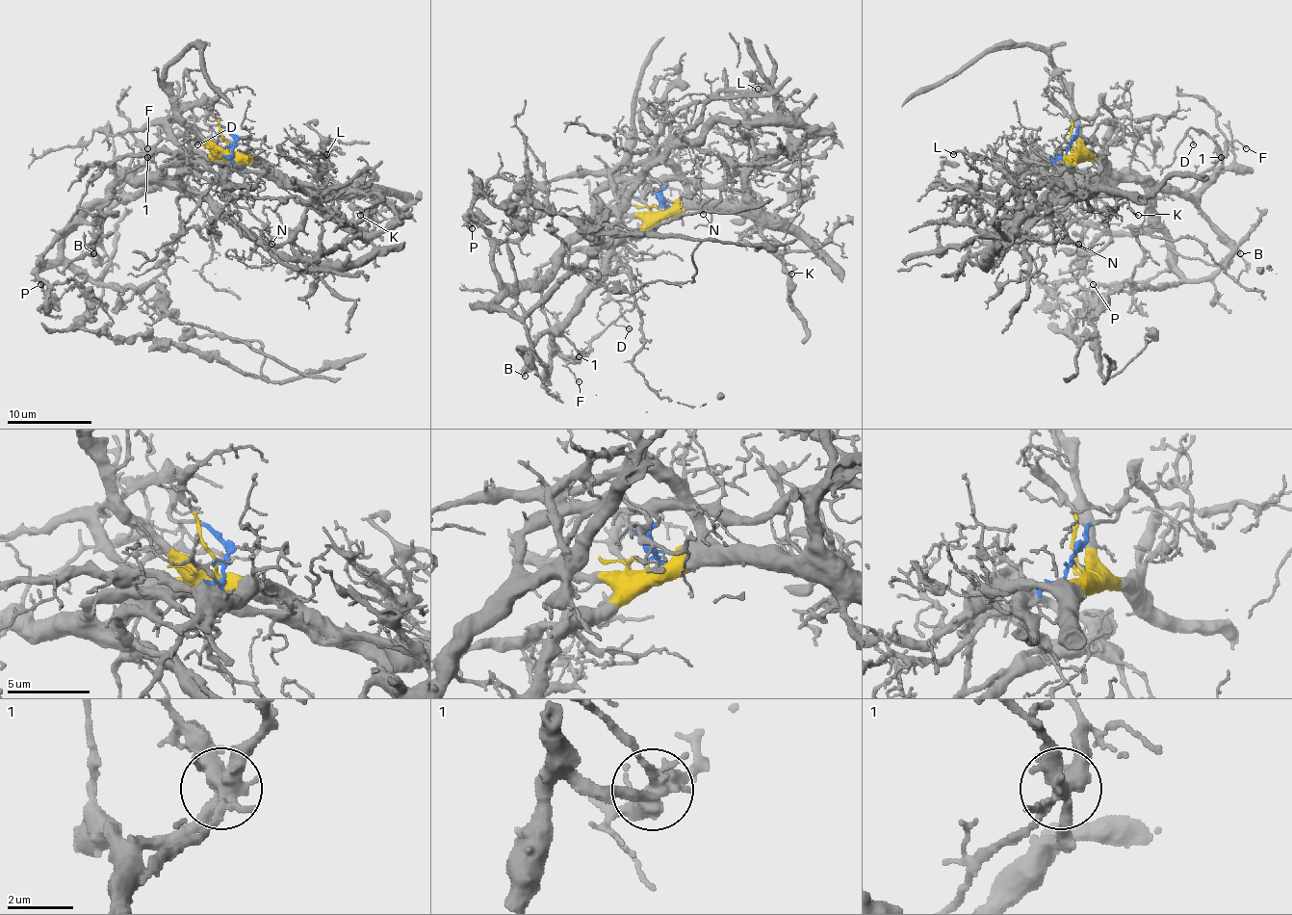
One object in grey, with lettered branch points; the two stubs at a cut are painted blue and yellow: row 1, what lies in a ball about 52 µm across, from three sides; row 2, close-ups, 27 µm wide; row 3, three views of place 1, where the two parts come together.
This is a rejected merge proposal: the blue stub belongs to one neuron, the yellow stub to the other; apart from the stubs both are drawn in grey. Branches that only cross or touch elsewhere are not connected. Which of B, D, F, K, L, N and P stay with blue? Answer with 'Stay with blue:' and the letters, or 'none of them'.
Stay with blue: F, N, P

